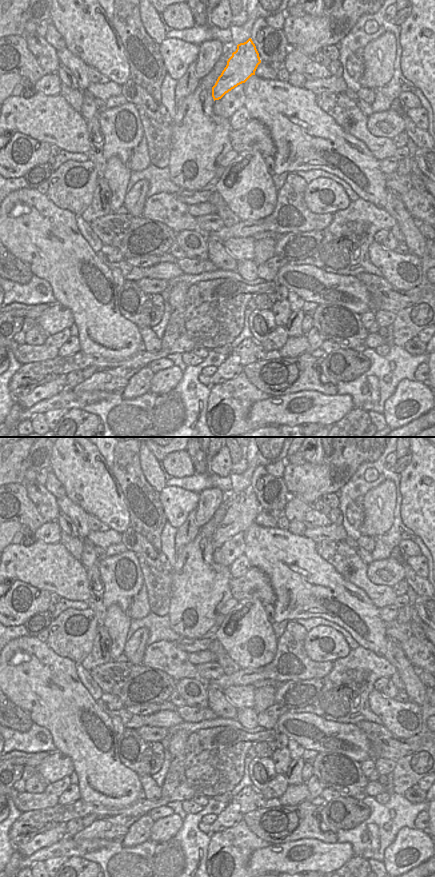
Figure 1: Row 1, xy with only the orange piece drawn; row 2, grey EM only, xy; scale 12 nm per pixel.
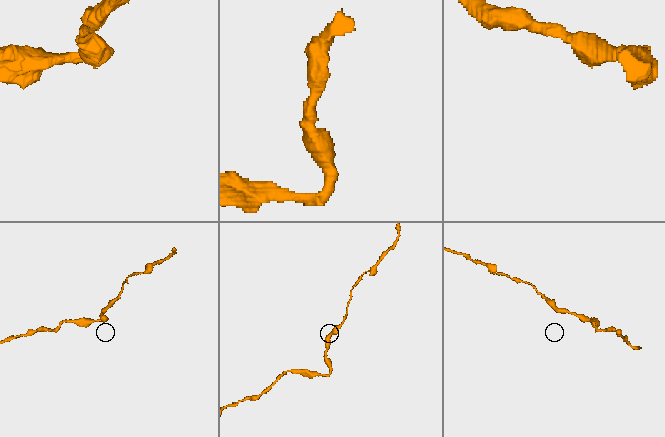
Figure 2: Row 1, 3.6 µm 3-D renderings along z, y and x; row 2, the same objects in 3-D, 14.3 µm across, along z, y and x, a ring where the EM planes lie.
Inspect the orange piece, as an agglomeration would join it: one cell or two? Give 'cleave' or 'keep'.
keep

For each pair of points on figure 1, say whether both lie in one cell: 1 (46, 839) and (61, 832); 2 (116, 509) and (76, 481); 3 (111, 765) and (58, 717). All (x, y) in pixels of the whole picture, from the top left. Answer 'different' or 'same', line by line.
1: same
2: same
3: same

